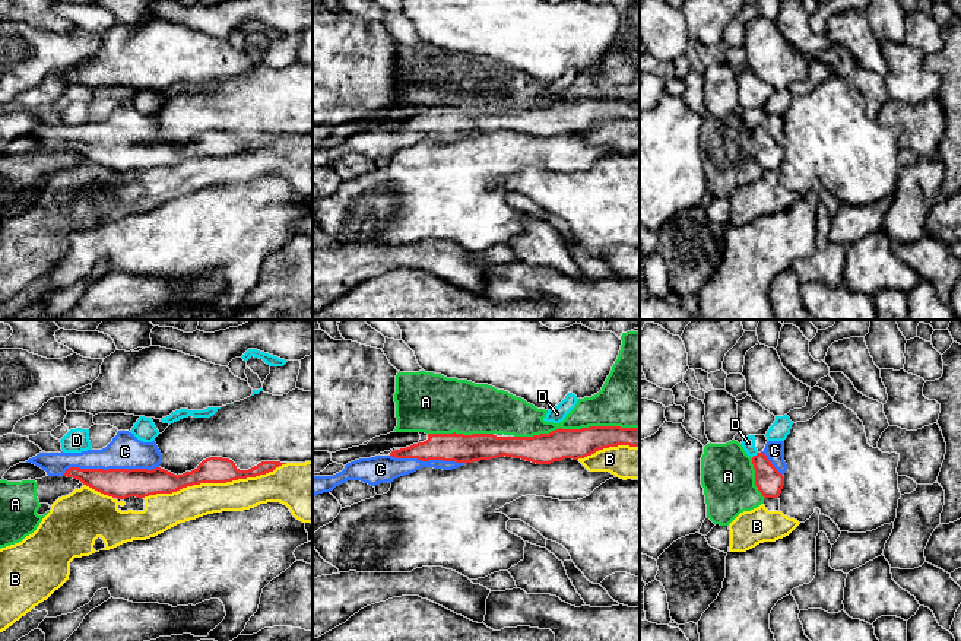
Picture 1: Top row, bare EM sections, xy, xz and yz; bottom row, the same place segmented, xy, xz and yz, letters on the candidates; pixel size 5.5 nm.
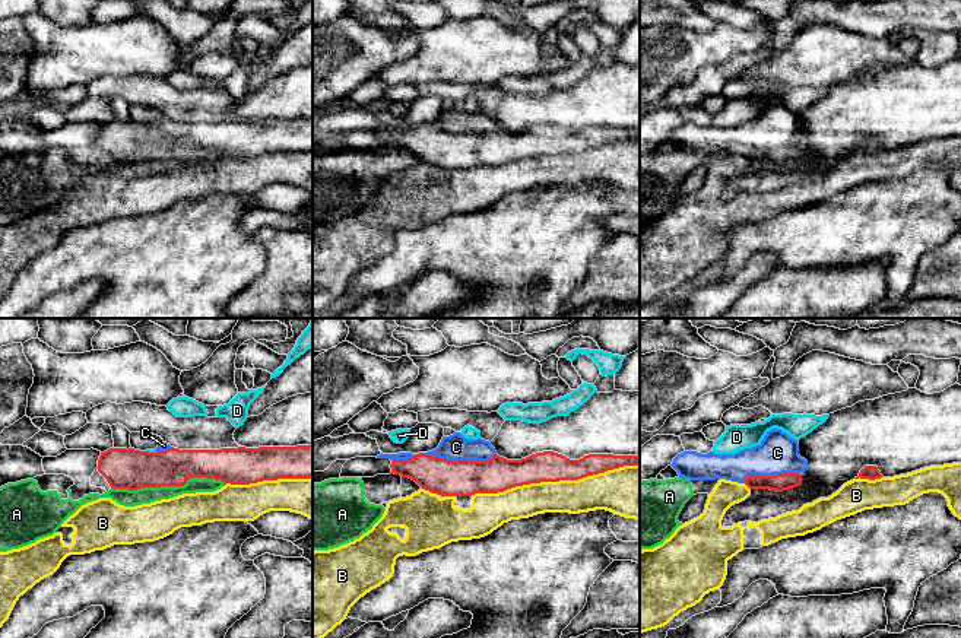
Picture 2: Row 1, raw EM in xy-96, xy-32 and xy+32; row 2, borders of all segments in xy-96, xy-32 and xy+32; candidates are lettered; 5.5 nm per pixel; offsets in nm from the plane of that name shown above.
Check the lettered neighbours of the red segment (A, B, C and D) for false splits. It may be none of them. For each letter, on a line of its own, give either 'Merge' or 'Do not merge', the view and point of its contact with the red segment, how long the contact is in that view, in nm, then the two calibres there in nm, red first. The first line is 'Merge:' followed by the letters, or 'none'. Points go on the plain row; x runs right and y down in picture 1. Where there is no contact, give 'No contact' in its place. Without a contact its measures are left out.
Merge: C
A: Do not merge. Touches red at xz (576, 102). Shared border 700 nm. Thickness 170 nm (red) against 220 nm
B: Do not merge. Touches red at xy (215, 155). Shared border 800 nm. Thickness 140 nm (red) against 180 nm
C: Merge. Touches red at xy (110, 142). Shared border 550 nm. Thickness 170 nm (red) against 190 nm
D: Do not merge. Touches red at yz (757, 127). Shared border 50 nm. Thickness 150 nm (red) against 70 nm

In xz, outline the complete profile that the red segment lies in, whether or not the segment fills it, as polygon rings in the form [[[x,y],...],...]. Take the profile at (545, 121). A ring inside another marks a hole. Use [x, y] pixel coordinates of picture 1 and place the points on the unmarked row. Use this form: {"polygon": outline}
{"polygon": [[[621,99],[559,101],[533,110],[428,107],[428,112],[424,115],[394,123],[388,128],[351,134],[333,149],[313,149],[313,169],[330,165],[348,153],[361,153],[371,159],[391,156],[422,140],[451,143],[467,136],[504,128],[536,137],[551,137],[564,131],[584,131],[599,123],[618,118],[640,120],[640,102]]]}

